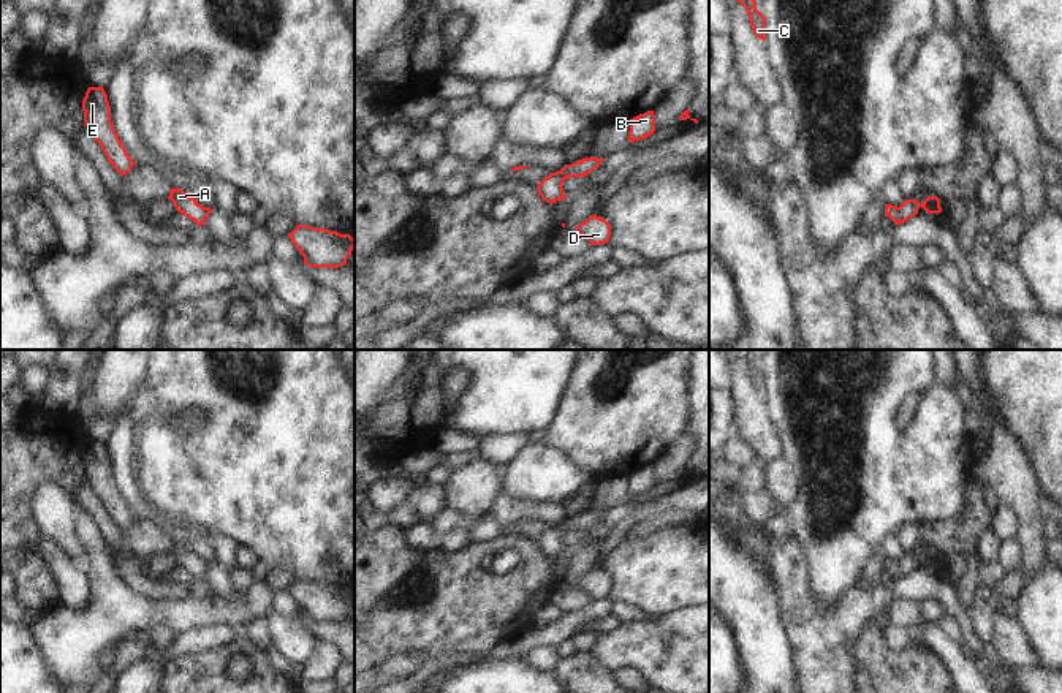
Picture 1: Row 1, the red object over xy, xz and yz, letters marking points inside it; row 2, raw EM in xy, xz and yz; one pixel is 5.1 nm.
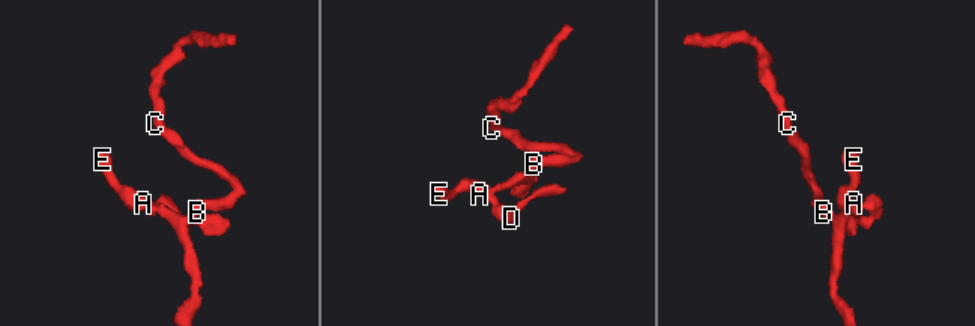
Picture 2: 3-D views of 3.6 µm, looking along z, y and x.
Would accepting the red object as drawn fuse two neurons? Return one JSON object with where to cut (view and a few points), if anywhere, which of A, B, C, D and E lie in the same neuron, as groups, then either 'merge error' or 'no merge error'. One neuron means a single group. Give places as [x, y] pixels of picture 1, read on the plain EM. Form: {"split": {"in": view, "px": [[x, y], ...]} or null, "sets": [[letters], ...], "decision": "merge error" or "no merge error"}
{"split": null, "sets": [["A", "B", "C", "D", "E"]], "decision": "no merge error"}

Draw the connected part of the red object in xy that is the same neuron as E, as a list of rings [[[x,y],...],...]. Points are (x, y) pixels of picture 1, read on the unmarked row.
[[[89,441],[82,454],[84,476],[114,524],[125,530],[136,519],[122,500],[111,476],[111,460],[103,441]]]

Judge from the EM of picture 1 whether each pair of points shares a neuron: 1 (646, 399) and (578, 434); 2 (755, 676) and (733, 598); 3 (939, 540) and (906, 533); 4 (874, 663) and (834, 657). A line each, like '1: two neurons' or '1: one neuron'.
1: one neuron
2: one neuron
3: two neurons
4: two neurons

